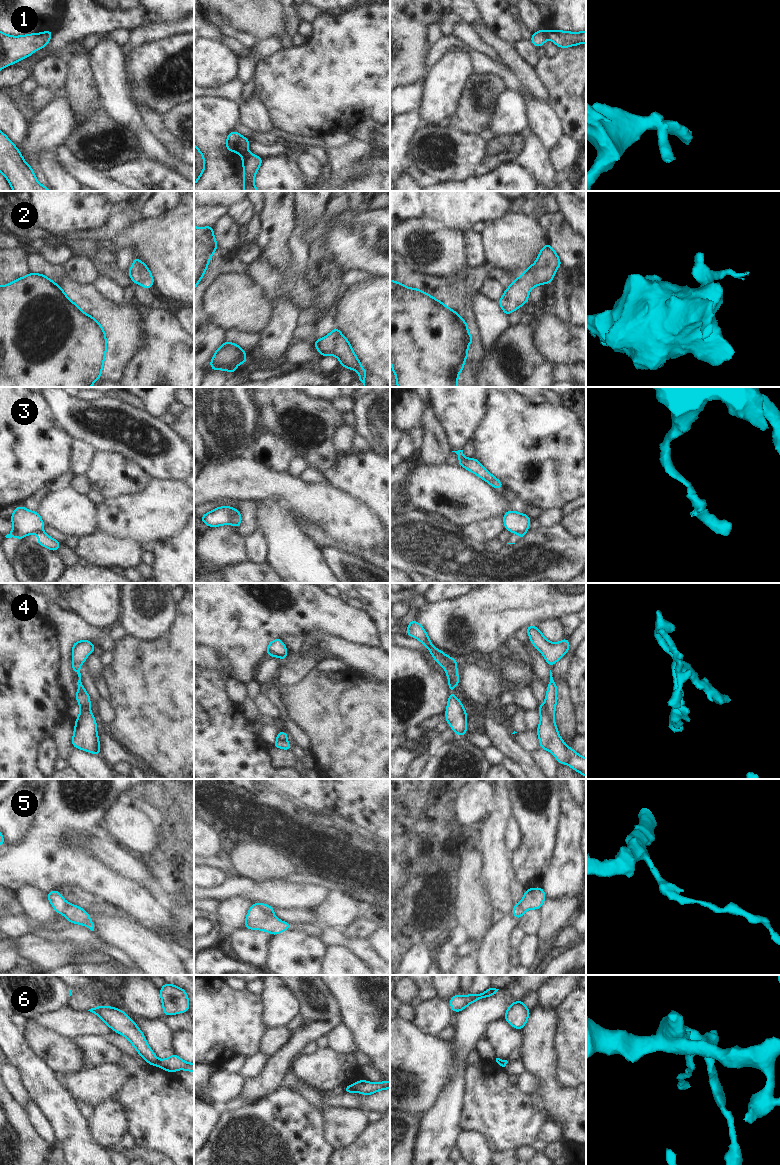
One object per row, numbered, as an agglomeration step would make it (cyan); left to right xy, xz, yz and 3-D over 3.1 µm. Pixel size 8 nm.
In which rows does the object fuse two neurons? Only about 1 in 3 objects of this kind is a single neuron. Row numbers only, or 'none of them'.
1, 3, 4, 5, 6

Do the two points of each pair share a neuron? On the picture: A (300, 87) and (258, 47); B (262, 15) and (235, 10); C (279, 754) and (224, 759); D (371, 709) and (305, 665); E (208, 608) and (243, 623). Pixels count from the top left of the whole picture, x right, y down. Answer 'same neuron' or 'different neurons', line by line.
A: different neurons
B: same neuron
C: different neurons
D: different neurons
E: same neuron

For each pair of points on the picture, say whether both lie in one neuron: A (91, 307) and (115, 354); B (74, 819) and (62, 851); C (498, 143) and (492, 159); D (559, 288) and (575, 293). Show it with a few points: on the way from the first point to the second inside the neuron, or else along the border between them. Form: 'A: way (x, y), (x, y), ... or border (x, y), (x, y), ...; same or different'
A: way (103, 317), (115, 329), (115, 342); same
B: way (66, 826), (58, 834), (58, 843); same
C: way (498, 147), (495, 155); same
D: border (569, 283), (568, 315); different

